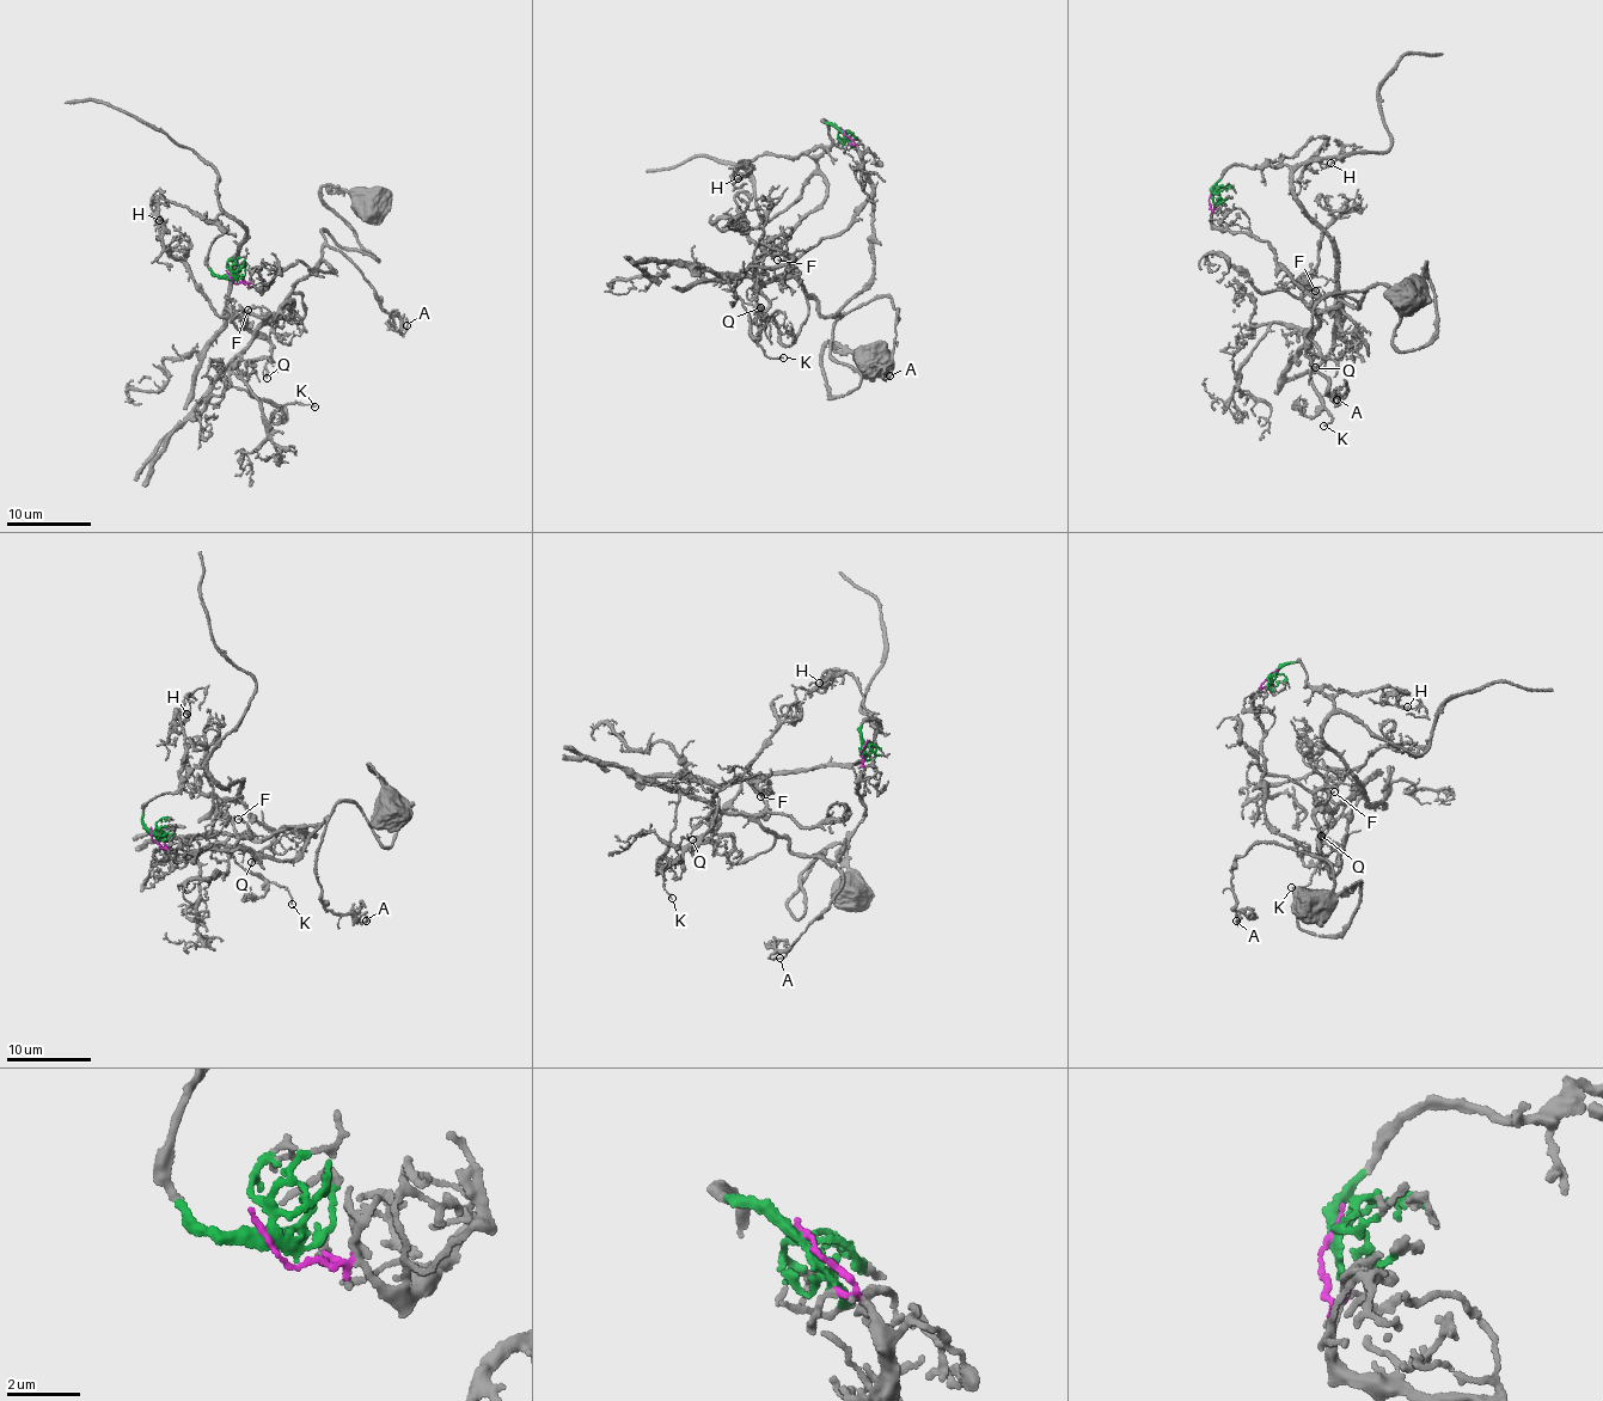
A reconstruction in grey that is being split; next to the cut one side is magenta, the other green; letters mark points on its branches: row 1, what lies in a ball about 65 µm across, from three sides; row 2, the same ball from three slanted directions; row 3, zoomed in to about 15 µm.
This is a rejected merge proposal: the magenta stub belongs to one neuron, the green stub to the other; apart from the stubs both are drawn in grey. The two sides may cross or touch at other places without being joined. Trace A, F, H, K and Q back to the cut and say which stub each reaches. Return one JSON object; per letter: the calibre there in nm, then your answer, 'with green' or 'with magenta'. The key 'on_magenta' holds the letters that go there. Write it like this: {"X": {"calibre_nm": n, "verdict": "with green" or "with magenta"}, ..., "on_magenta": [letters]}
{"A": {"calibre_nm": 150, "verdict": "with magenta"}, "F": {"calibre_nm": 190, "verdict": "with magenta"}, "H": {"calibre_nm": 160, "verdict": "with green"}, "K": {"calibre_nm": 130, "verdict": "with magenta"}, "Q": {"calibre_nm": 240, "verdict": "with green"}, "on_magenta": ["A", "F", "K"]}

